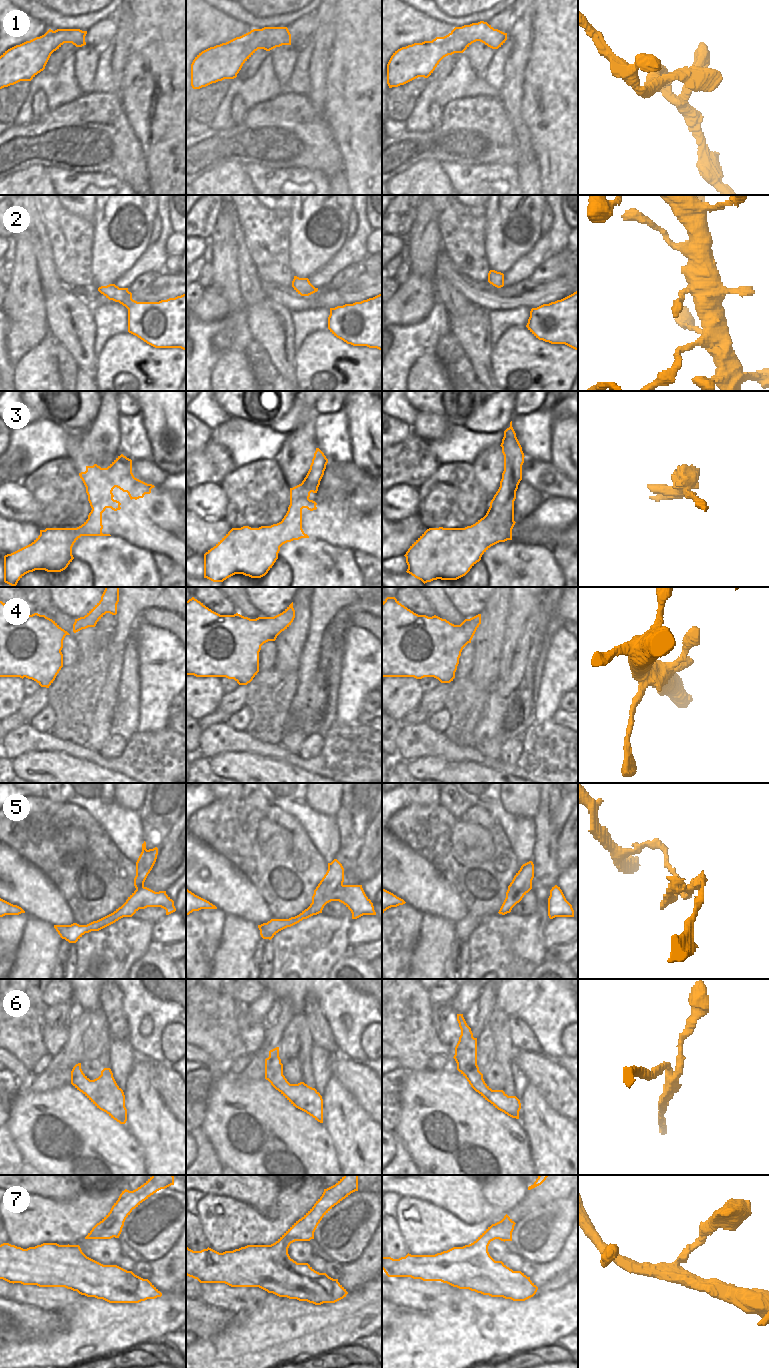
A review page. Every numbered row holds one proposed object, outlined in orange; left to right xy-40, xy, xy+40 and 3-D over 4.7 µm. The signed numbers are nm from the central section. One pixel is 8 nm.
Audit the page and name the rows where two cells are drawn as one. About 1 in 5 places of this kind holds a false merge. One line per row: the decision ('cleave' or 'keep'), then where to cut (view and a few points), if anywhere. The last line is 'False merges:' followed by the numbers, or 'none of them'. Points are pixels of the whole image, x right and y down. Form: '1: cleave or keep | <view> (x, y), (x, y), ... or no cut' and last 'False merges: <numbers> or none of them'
1: keep | no cut
2: keep | no cut
3: keep | no cut
4: keep | no cut
5: cleave | xy (342, 883), (328, 896), (319, 898), (312, 903)
6: keep | no cut
7: keep | no cut
False merges: 5

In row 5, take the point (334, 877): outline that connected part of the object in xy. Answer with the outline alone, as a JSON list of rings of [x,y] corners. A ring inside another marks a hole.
[[[334,859],[328,863],[328,870],[312,896],[312,903],[319,899],[325,899],[332,895],[344,882],[344,868],[342,864]]]

